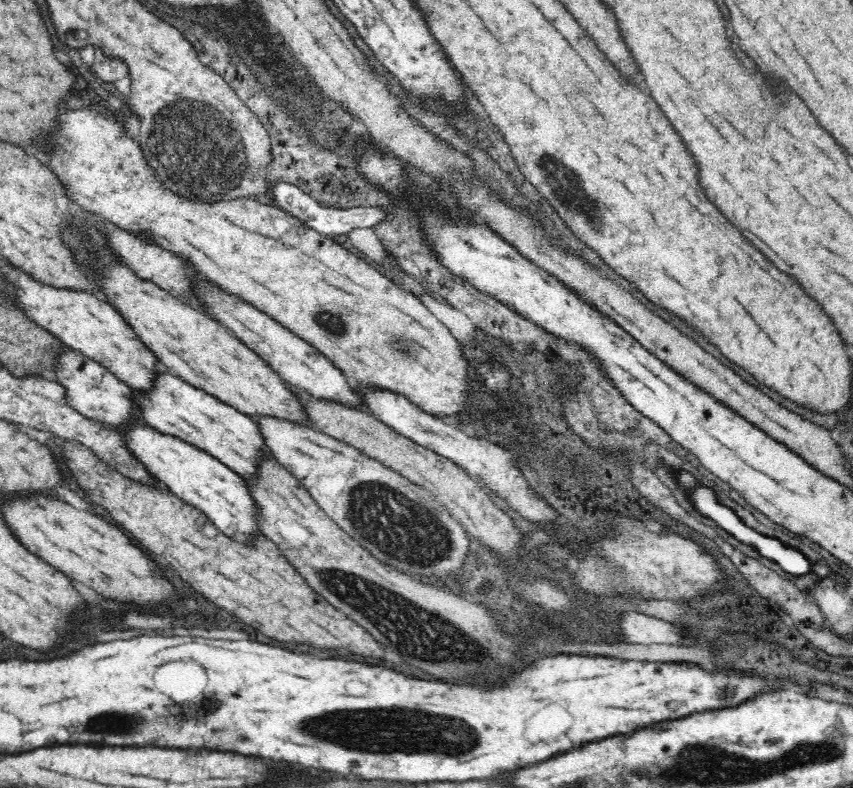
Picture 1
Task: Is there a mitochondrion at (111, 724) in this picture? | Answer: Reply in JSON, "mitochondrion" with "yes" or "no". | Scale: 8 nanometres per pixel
{"mitochondrion":"yes"}

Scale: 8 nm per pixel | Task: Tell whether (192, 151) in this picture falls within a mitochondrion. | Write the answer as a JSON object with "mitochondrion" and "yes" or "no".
{"mitochondrion":"yes"}

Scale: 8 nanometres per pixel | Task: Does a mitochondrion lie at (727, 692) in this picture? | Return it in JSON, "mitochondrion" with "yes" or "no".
{"mitochondrion":"yes"}

